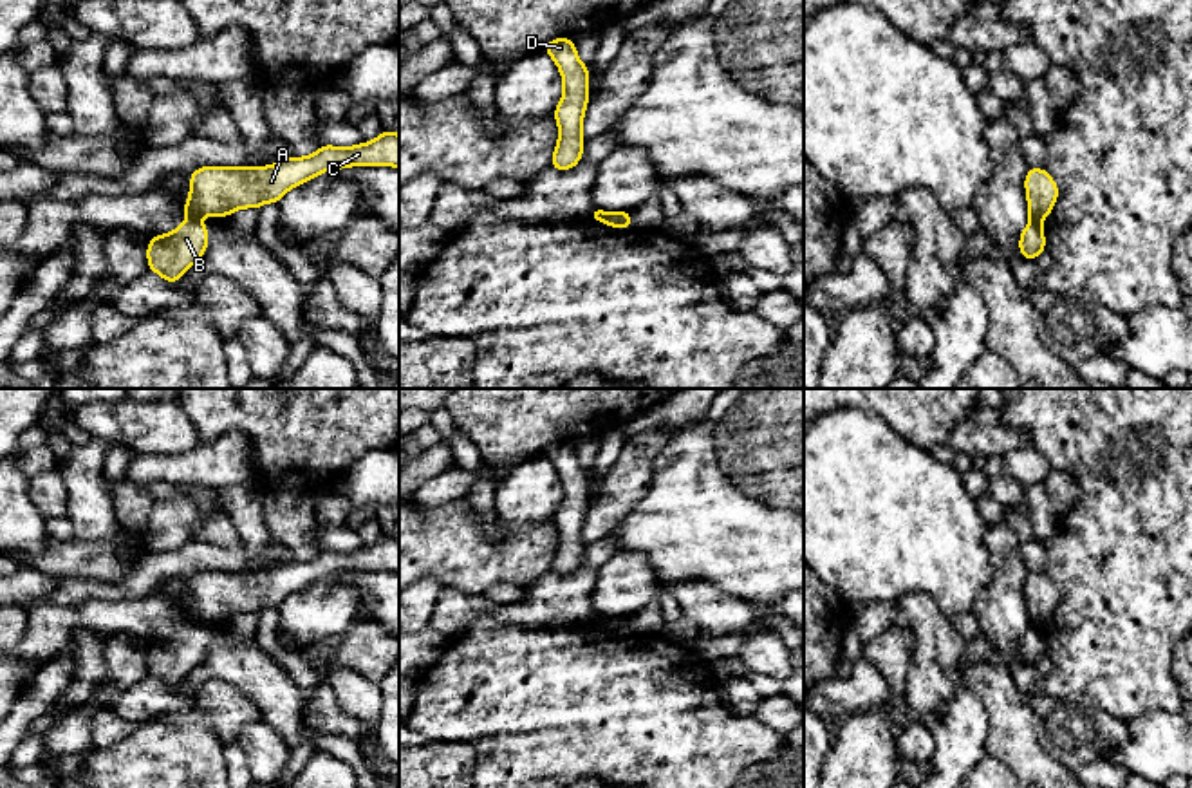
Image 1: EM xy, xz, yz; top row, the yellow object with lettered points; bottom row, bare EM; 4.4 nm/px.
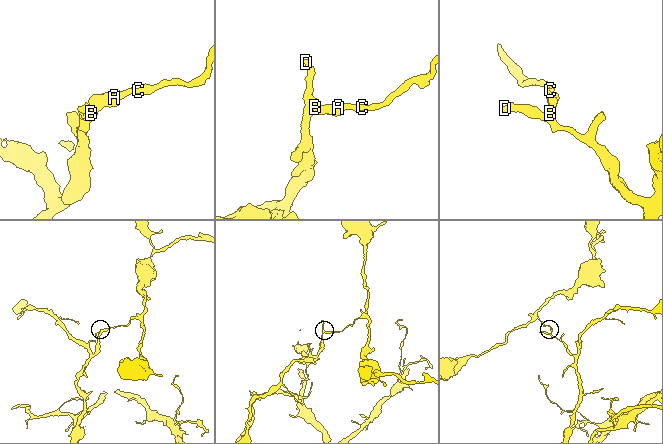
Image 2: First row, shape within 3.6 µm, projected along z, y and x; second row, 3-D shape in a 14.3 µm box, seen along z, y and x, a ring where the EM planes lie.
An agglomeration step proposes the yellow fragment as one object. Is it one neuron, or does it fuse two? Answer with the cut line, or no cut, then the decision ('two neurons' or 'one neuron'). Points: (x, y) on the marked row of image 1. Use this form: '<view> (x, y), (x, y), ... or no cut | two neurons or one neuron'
xy (188, 215), (195, 219) | two neurons

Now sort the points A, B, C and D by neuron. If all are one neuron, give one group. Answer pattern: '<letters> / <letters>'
A C / B D

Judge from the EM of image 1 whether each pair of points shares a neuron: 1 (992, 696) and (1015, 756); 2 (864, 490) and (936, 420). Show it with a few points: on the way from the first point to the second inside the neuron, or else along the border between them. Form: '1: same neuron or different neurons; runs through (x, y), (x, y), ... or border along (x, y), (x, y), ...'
1: same neuron; runs through (1006, 711), (1014, 741)
2: different neurons; border along (880, 416), (911, 443), (931, 452)

